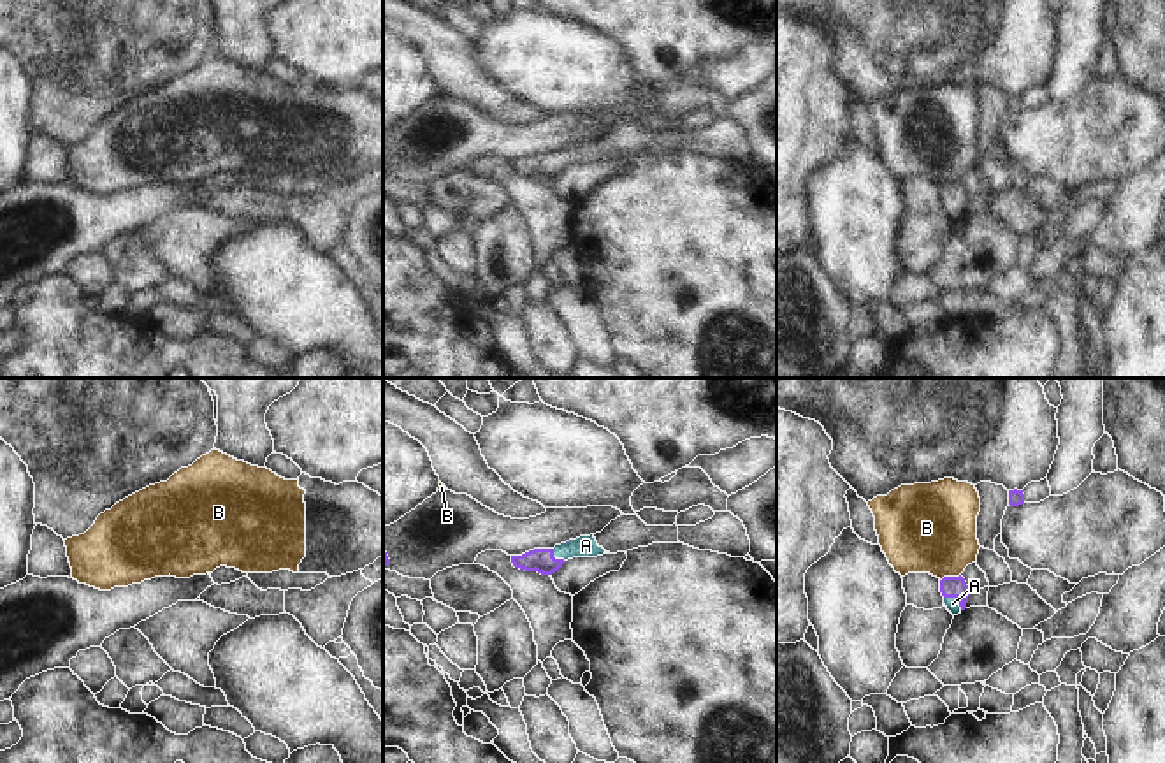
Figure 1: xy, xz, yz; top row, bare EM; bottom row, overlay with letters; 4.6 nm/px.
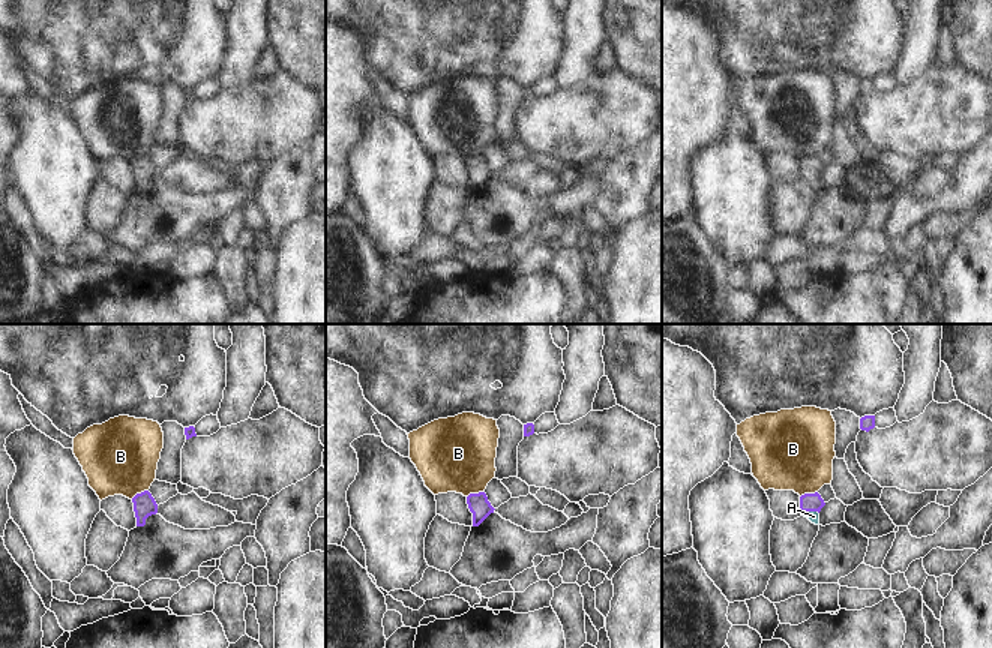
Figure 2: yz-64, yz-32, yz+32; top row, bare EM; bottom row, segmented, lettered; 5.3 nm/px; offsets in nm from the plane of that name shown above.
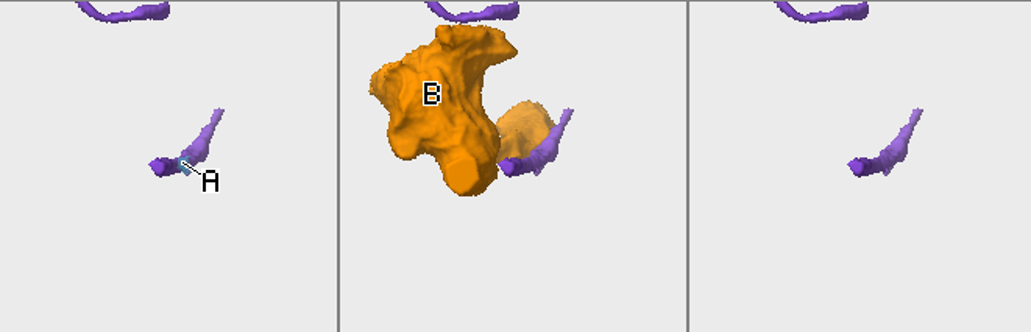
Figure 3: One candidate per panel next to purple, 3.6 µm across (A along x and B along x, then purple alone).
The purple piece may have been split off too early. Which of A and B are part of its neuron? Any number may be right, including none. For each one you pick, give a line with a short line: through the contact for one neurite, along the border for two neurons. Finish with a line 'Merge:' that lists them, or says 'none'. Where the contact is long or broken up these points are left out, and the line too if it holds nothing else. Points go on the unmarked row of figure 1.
A: yz (949, 192), (956, 203), (953, 210)
Merge: A

